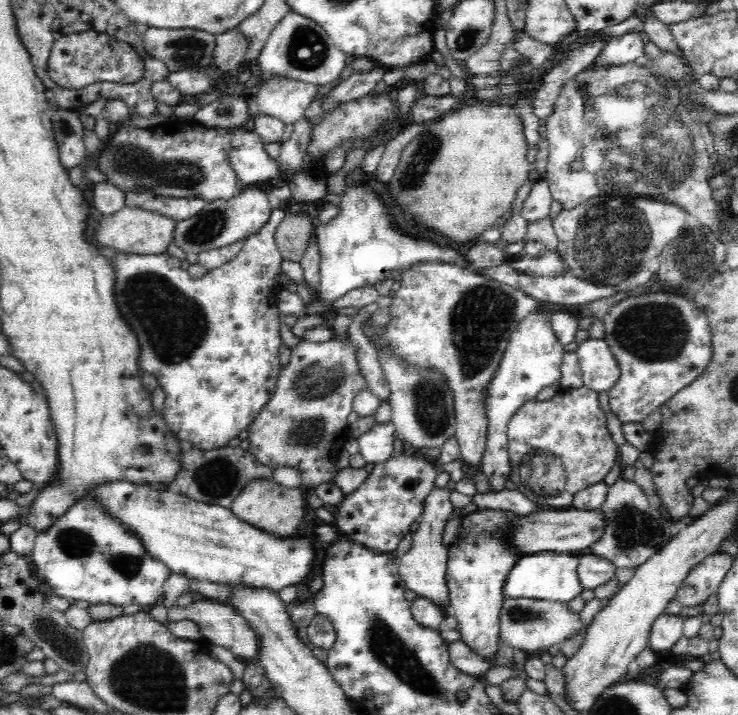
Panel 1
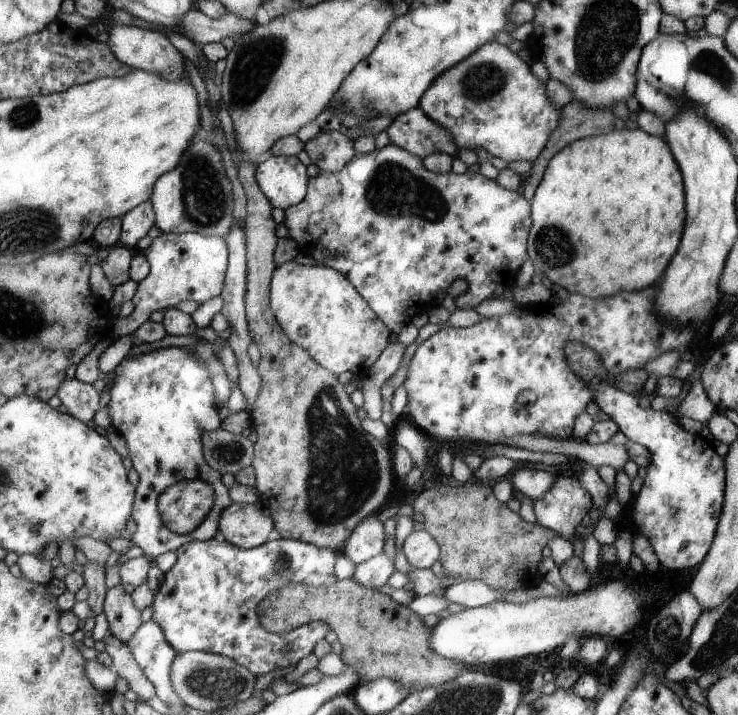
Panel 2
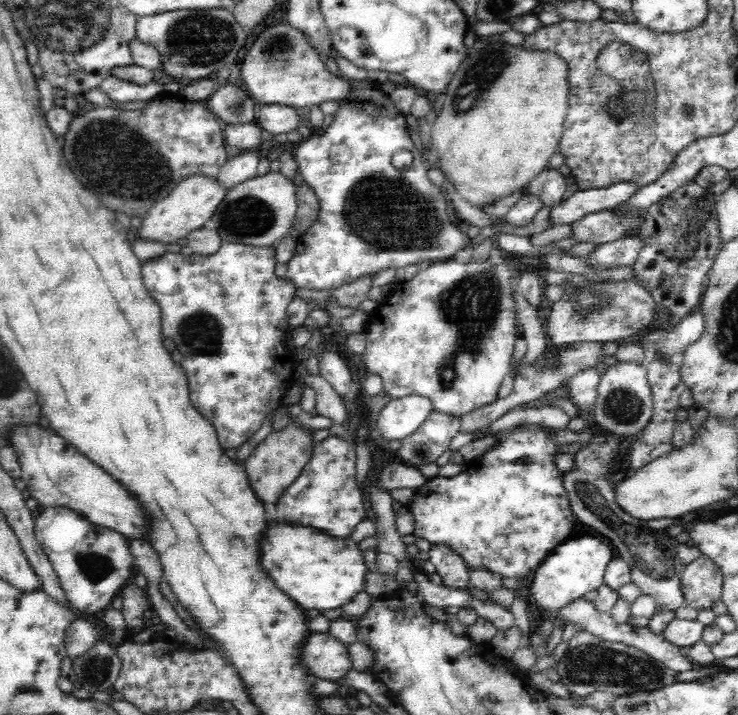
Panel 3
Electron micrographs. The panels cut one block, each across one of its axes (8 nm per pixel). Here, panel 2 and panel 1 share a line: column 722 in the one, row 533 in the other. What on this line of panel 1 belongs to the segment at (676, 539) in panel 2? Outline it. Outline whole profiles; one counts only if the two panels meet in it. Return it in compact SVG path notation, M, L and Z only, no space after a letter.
M494 510L466 515L458 534L460 540L448 548L446 583L450 589L452 616L457 621L459 640L488 663L499 655L499 619L505 602L503 589L506 578L521 558L508 538L512 524L520 518L512 512Z

